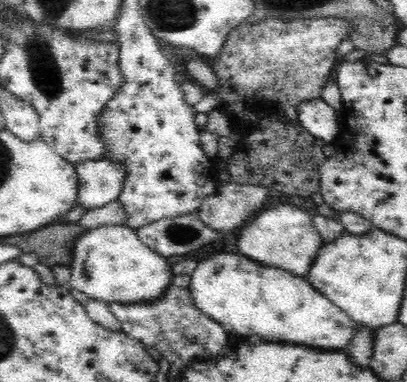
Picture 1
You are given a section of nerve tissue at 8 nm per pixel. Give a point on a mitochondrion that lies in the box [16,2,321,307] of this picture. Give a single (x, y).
(42, 69)

